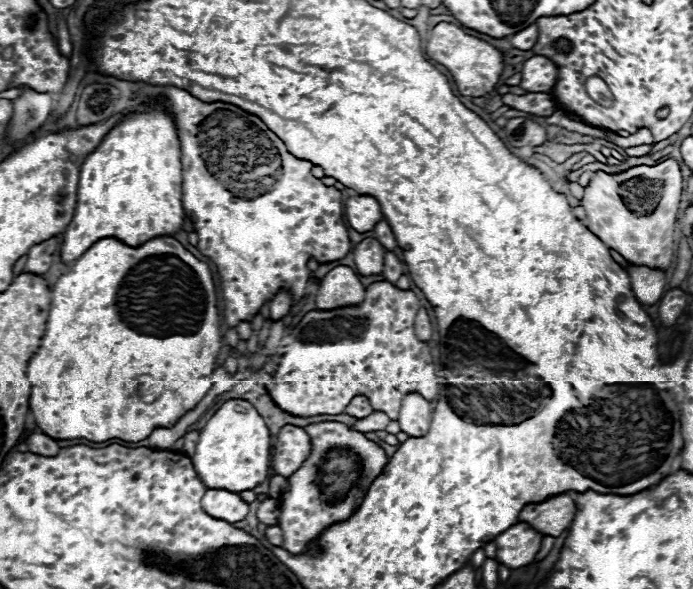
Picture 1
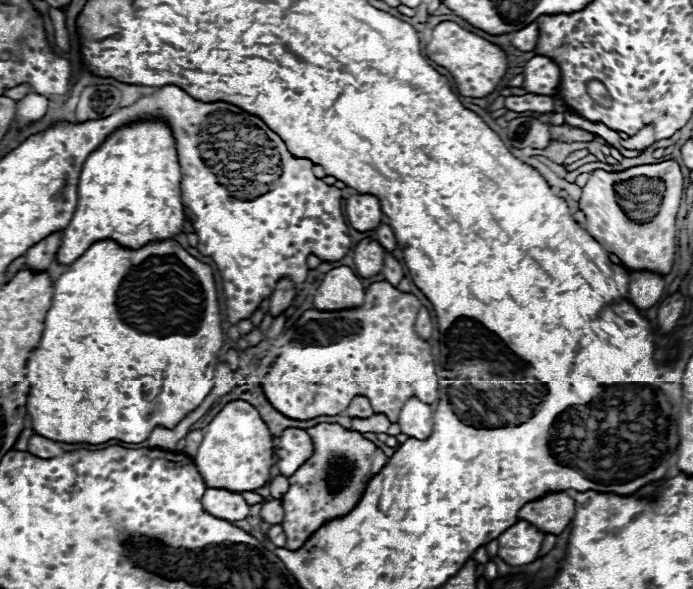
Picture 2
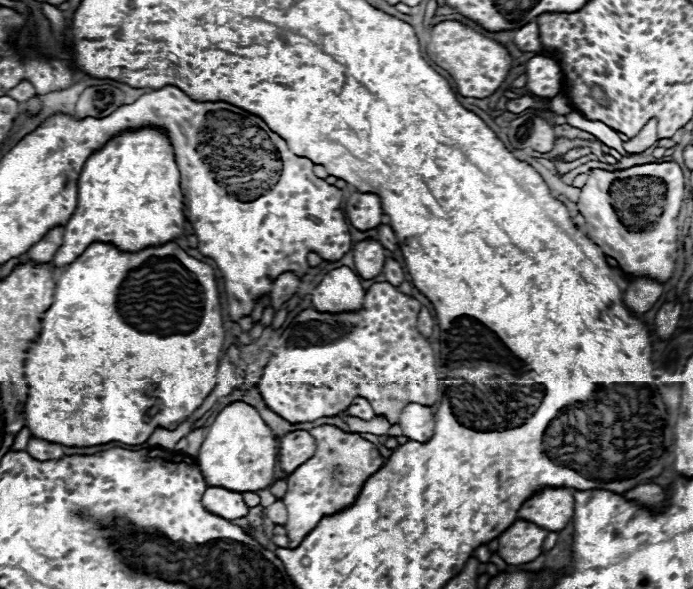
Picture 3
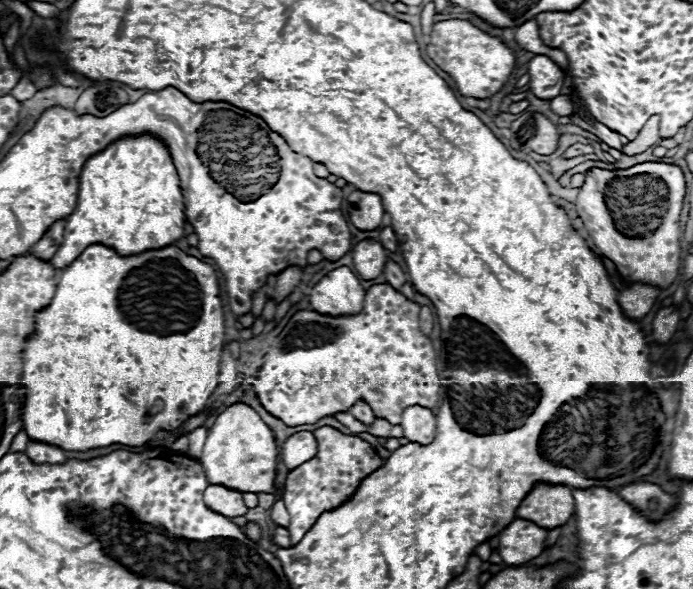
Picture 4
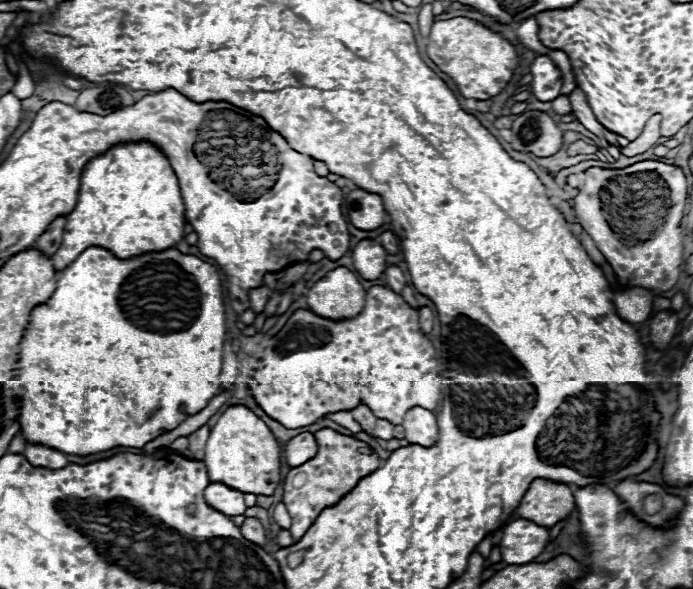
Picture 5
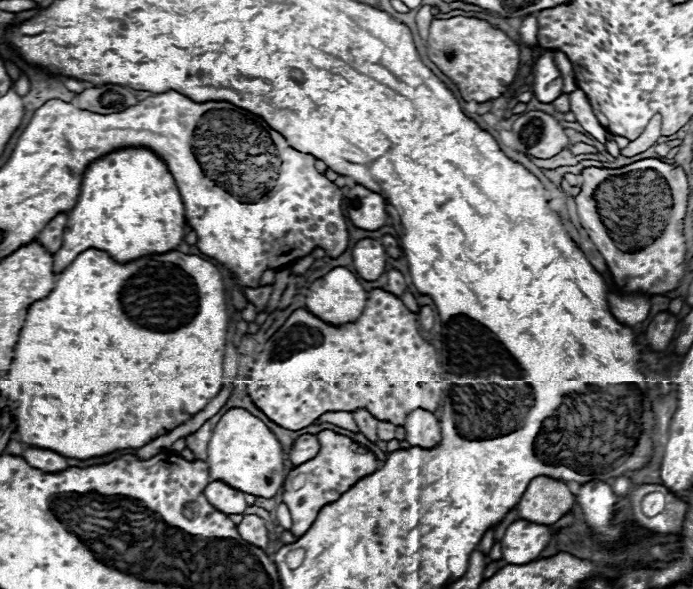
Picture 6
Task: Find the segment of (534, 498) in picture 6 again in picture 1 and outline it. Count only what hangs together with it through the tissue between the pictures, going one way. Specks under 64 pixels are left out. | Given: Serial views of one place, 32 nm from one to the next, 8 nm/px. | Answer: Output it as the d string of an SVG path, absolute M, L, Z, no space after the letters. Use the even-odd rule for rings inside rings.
M568 494L552 496L540 504L530 504L520 512L520 522L530 524L544 536L560 536L574 520L576 504Z

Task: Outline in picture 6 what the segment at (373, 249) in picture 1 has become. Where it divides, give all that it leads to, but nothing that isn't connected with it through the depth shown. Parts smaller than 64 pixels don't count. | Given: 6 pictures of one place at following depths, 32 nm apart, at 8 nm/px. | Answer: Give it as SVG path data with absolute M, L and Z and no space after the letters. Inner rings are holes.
M360 240L354 250L354 268L364 280L378 280L386 268L386 250L378 240Z

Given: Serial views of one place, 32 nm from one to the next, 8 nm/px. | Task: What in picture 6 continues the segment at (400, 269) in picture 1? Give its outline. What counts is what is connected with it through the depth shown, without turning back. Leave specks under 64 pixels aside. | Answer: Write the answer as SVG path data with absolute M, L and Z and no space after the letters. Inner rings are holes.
M388 270L388 290L396 296L402 296L402 292L406 290L406 282L404 282L404 276L398 272L398 270Z

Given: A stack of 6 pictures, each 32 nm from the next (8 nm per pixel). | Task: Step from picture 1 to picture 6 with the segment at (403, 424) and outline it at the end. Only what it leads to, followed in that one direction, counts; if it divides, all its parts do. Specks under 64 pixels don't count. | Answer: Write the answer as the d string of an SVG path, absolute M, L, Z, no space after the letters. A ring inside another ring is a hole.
M416 408L406 418L406 440L412 446L420 448L434 448L440 442L440 424L432 412Z

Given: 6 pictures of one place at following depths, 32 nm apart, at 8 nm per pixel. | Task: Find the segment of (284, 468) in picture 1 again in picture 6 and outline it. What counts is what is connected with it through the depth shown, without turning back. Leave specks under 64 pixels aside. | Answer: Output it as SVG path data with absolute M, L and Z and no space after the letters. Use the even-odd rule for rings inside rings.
M302 434L298 436L292 446L290 446L290 452L288 452L288 460L298 466L298 464L304 464L308 460L312 460L320 450L320 444L318 444L318 438L314 434Z

